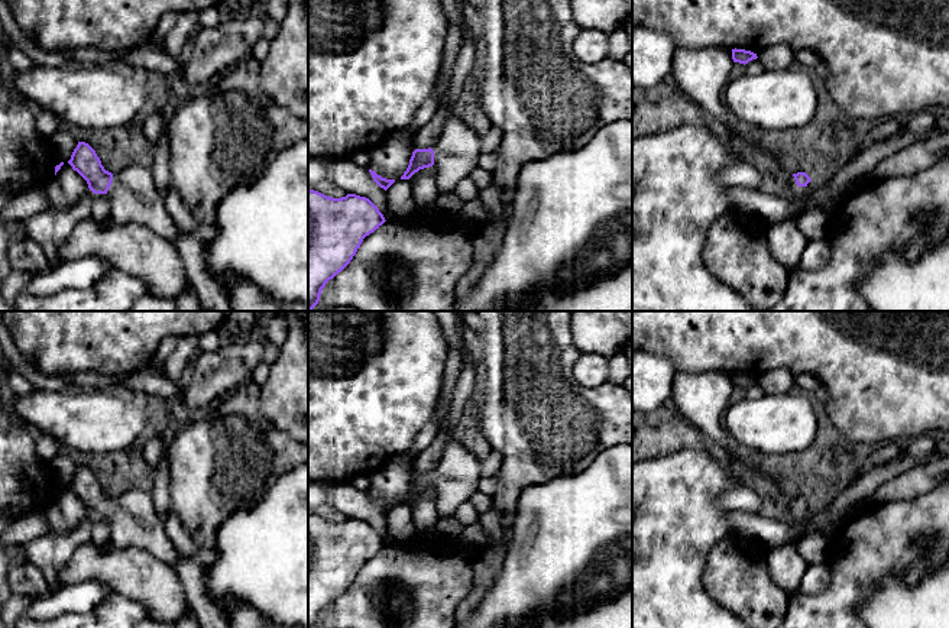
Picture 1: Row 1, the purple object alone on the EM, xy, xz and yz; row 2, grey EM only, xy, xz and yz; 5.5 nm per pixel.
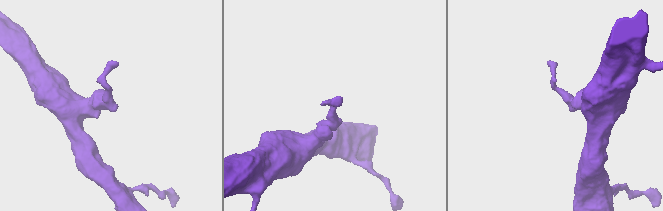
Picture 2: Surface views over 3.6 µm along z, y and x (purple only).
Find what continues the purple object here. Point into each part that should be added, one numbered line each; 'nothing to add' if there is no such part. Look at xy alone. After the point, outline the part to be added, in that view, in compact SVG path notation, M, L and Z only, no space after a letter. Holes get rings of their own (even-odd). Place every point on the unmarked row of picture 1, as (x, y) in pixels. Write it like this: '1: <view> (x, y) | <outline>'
1: xy (133, 518) | M130 489L113 498L107 519L111 527L110 547L142 548L175 567L179 553L165 531L150 492Z

